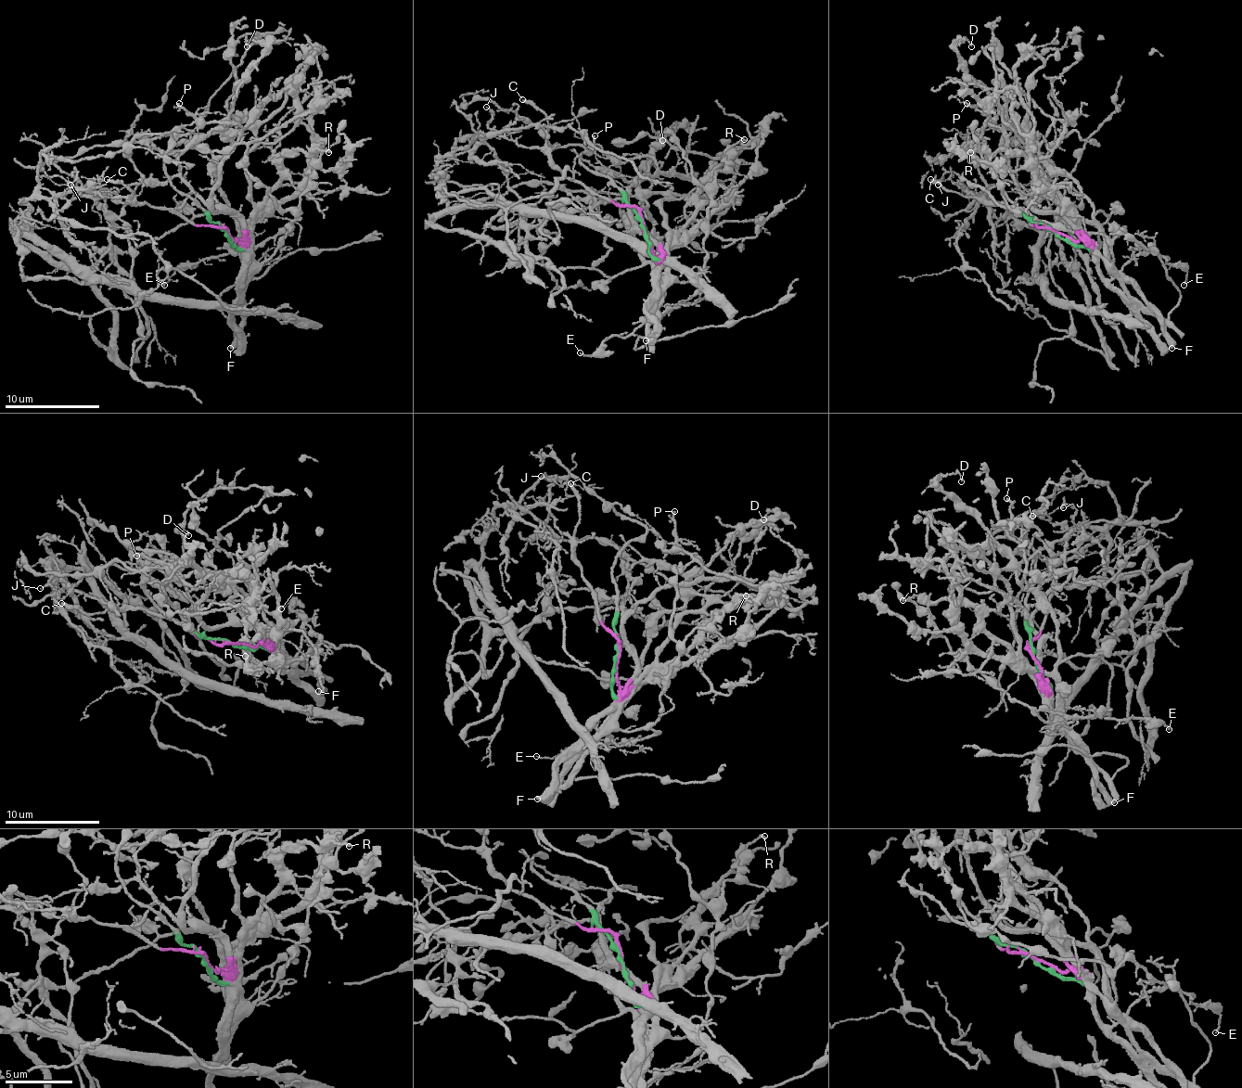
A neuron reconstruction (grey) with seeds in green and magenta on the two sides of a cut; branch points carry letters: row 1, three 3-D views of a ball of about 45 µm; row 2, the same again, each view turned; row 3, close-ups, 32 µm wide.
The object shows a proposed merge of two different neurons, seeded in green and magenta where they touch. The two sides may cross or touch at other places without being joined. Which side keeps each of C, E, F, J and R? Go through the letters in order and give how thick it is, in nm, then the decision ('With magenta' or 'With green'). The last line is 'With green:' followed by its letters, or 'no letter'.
C: Thickness 260 nm. With magenta
E: Thickness 110 nm. With magenta
F: Thickness 320 nm. With magenta
J: Thickness 130 nm. With magenta
R: Thickness 180 nm. With magenta
With green: no letter

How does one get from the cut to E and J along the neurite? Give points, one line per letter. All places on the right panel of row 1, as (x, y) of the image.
E: (1056, 231), (1090, 246), (1104, 276), (1149, 252), (1164, 255), (1169, 260), (1166, 262), (1185, 269), (1183, 284)
J: (1056, 231), (1032, 224), (1014, 208), (976, 198), (956, 174), (947, 172), (937, 184)

